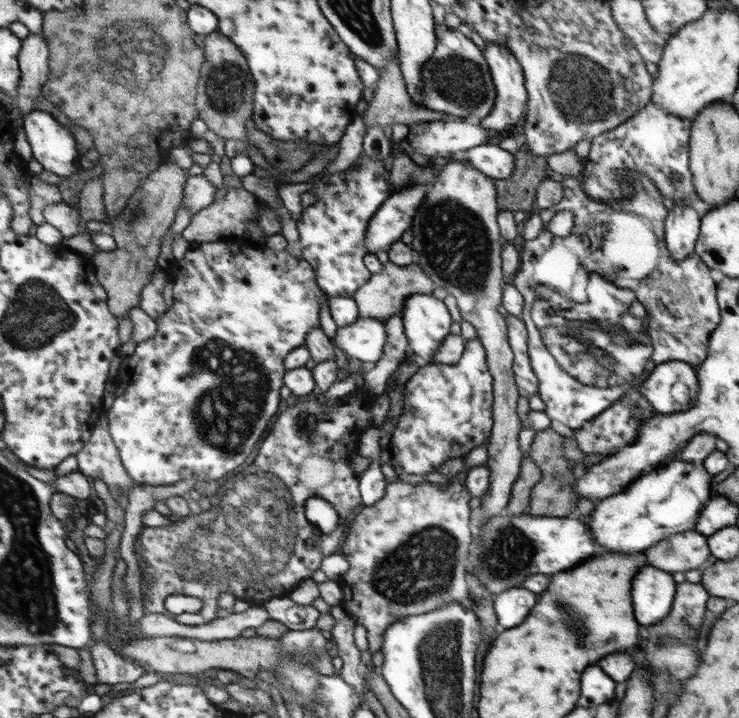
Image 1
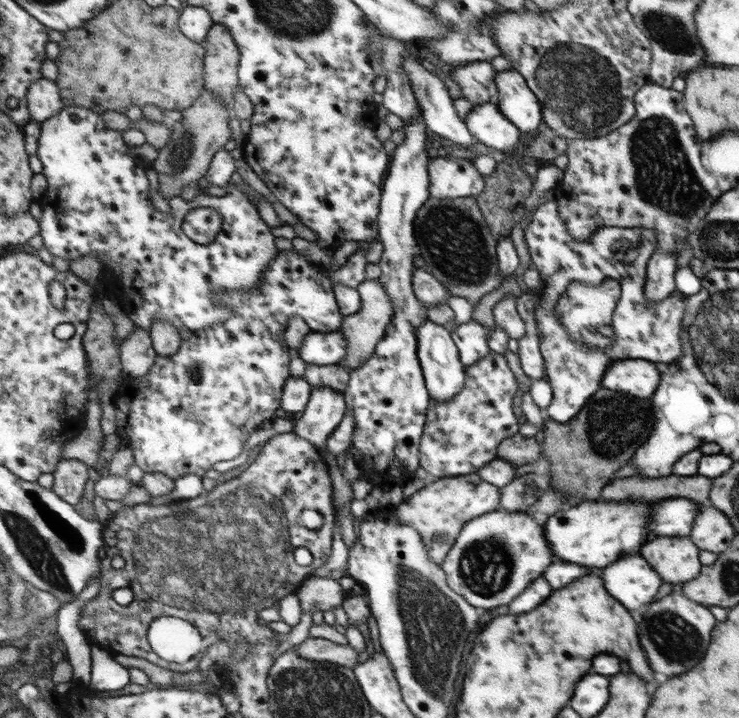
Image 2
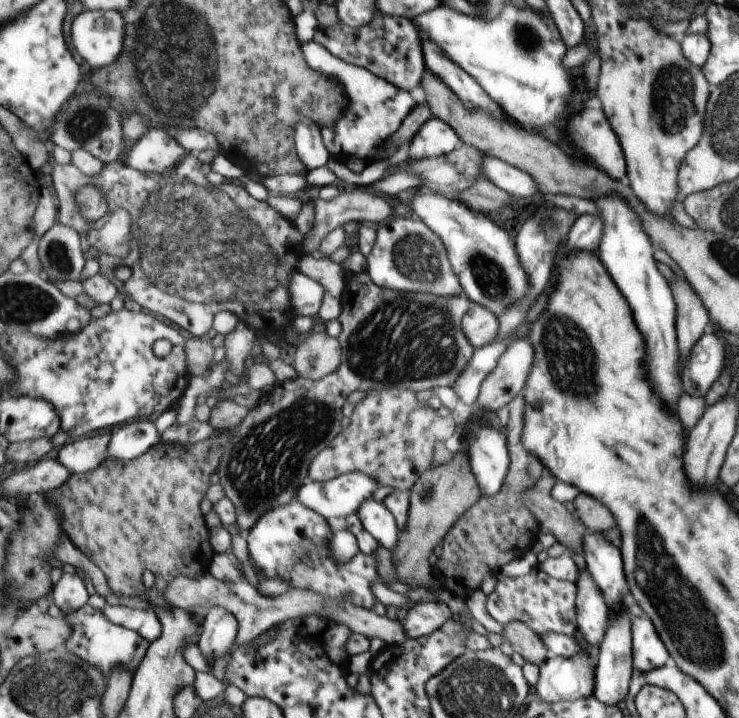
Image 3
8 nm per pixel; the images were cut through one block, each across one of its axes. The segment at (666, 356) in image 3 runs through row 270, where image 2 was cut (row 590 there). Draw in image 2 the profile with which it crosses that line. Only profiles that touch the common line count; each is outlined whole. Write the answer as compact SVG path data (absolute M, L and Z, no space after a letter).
M628 556L628 558L616 560L608 568L604 568L602 576L606 576L606 584L610 584L610 592L614 592L614 596L618 596L618 600L622 600L626 608L638 613L643 611L638 608L644 604L650 604L662 586L662 578L650 568L650 564L642 556Z

